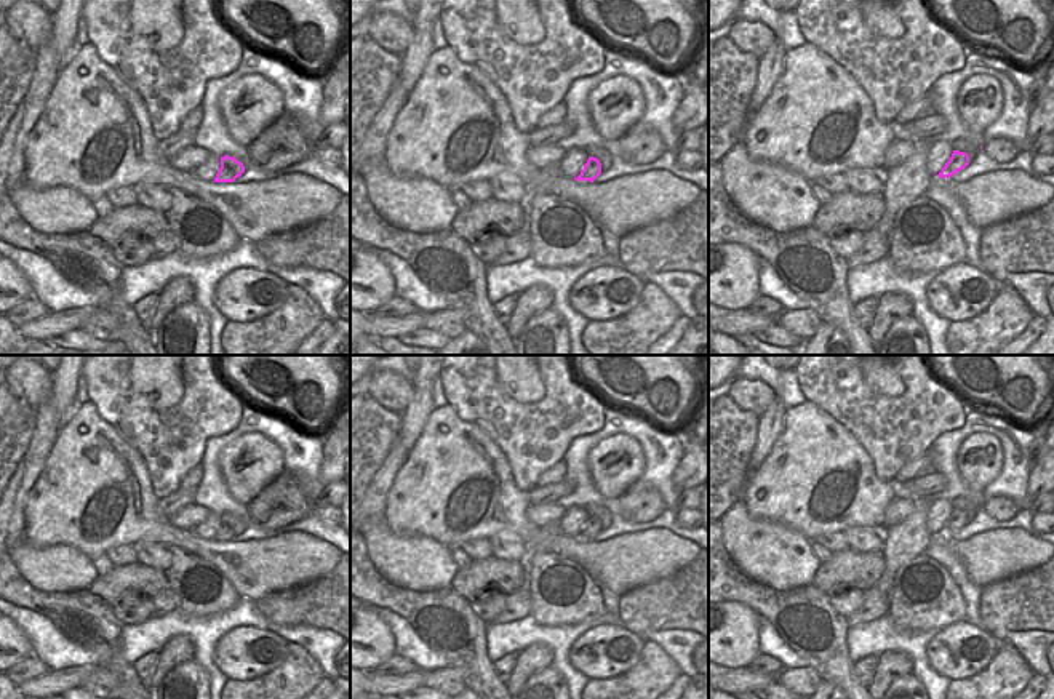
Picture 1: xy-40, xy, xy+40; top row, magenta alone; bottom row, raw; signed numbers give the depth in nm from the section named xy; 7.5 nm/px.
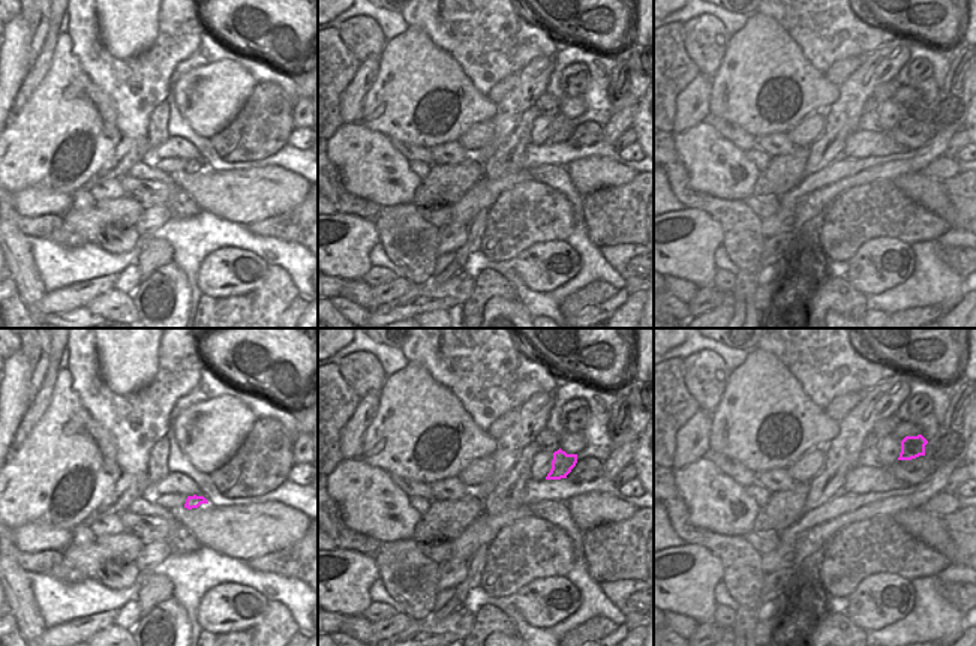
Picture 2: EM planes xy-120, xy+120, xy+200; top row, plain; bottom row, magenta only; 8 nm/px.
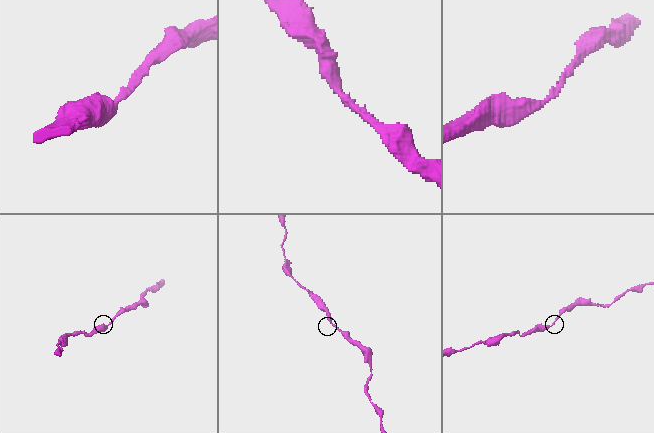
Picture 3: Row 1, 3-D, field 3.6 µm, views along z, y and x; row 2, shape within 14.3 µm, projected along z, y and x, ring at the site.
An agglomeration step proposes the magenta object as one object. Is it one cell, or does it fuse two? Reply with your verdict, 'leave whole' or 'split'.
leave whole

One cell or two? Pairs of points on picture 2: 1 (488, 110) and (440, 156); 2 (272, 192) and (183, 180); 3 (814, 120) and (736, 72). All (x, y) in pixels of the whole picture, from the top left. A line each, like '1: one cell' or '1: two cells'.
1: two cells
2: one cell
3: two cells

